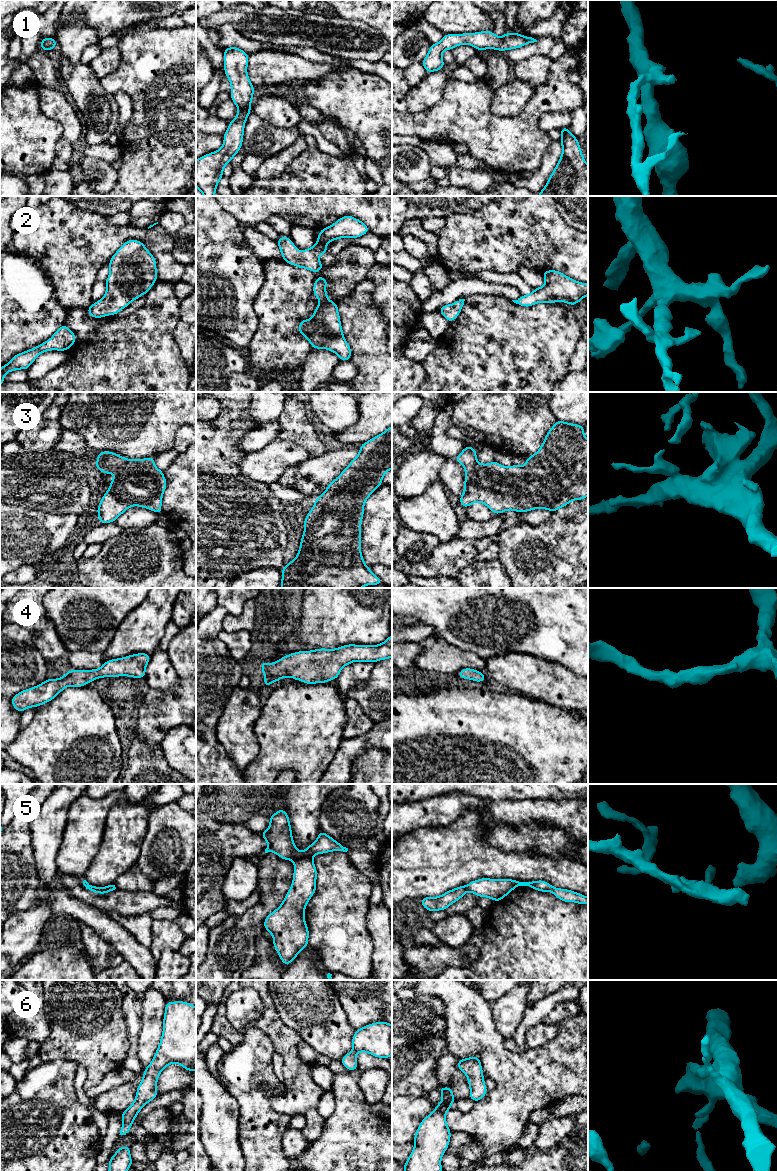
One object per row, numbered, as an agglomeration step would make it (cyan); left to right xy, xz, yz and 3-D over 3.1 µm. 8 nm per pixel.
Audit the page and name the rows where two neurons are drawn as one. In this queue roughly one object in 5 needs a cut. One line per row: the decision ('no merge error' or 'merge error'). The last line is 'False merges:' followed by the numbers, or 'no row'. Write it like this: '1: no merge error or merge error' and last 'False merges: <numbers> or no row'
1: no merge error
2: no merge error
3: no merge error
4: no merge error
5: merge error
6: no merge error
False merges: 5

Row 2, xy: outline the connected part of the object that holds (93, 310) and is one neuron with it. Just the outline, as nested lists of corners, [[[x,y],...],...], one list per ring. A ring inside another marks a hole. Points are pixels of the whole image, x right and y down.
[[[139,240],[126,241],[109,261],[110,273],[102,299],[87,308],[93,318],[117,315],[157,281],[156,259]]]

